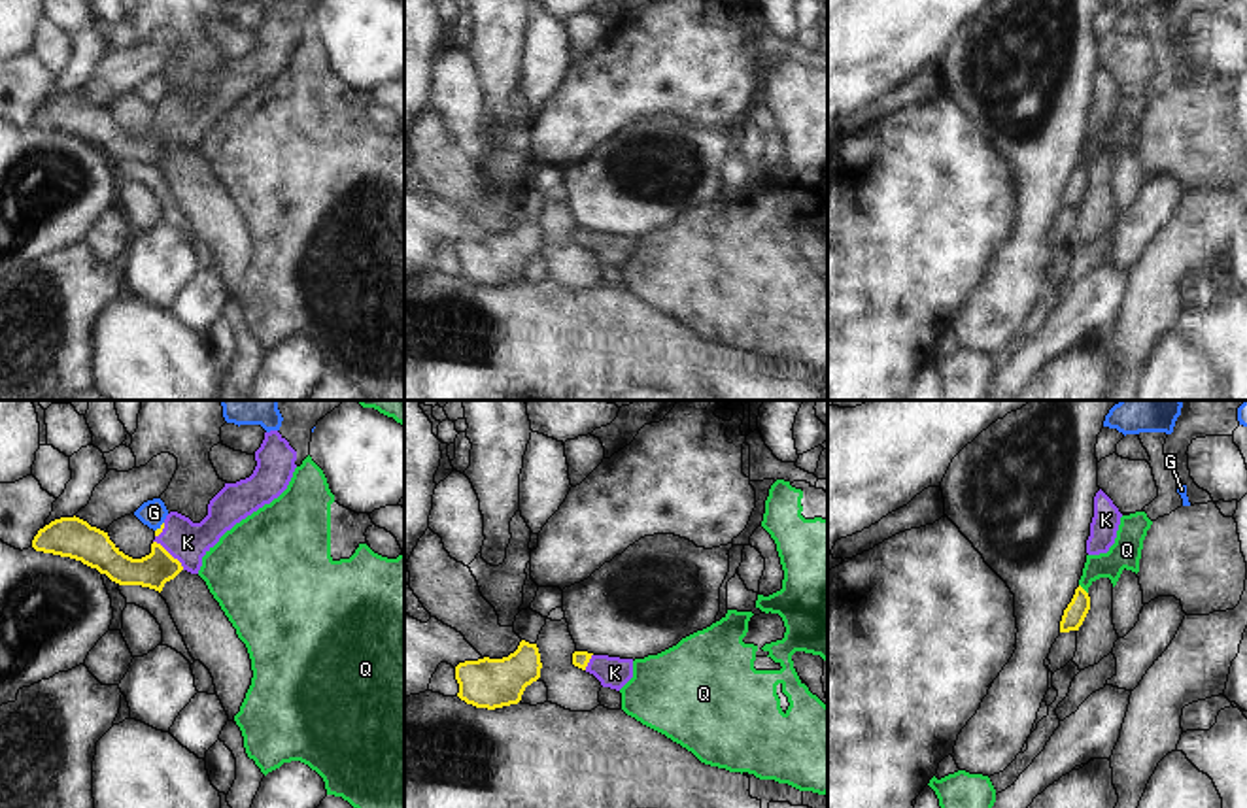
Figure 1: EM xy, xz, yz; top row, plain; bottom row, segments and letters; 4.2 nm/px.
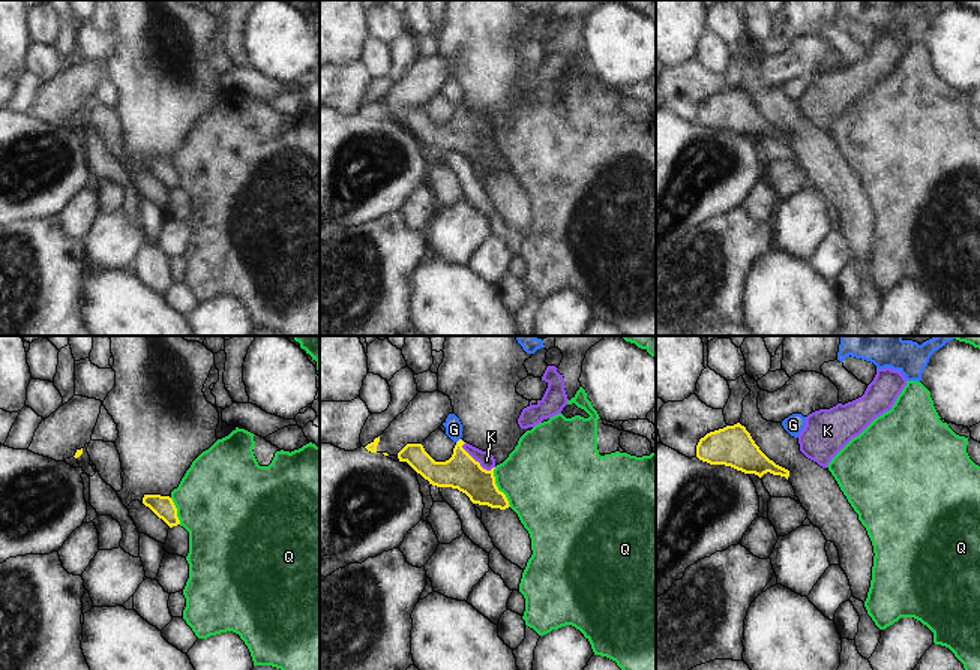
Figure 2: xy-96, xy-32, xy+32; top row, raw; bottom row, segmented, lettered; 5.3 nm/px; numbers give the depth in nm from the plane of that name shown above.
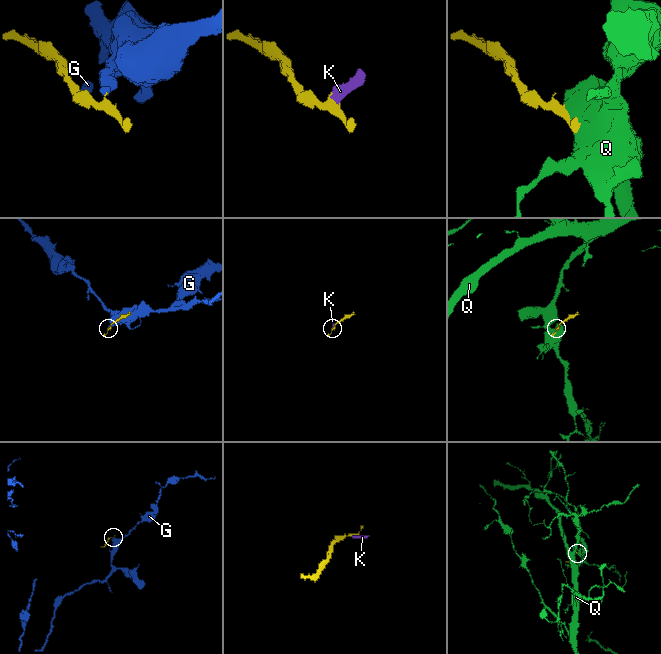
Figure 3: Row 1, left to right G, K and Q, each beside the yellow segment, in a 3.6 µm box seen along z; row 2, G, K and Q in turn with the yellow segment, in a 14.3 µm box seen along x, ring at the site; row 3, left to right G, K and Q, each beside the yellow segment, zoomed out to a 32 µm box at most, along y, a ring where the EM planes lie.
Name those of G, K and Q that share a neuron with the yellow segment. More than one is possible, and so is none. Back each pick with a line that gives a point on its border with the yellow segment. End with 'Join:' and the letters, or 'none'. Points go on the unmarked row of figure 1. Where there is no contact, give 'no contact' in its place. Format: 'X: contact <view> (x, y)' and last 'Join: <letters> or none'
K: contact xy (169, 131)
Join: K

